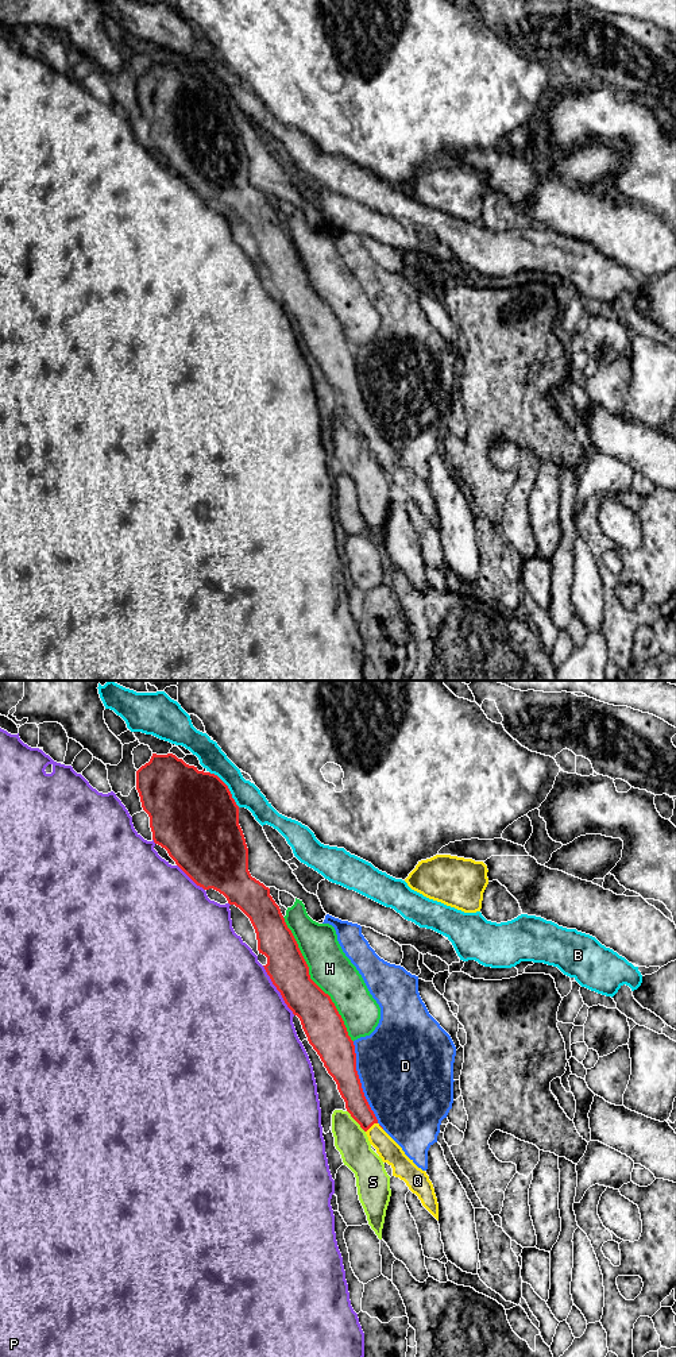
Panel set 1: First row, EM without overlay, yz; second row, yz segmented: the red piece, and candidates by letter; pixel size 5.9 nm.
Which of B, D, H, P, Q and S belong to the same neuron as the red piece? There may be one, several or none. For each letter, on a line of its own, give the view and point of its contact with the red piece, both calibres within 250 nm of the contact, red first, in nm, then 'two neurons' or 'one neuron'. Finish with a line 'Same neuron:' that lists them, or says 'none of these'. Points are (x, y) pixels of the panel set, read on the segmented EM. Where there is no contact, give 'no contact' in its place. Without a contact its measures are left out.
B: meets red in yz at (227, 787); 500 nm thick on the red side, 160 nm on the other; two neurons
D: meets red in yz at (360, 1084); 220 nm thick on the red side, 500 nm on the other; two neurons
H: meets red in yz at (311, 979); 240 nm thick on the red side, 240 nm on the other; two neurons
P: meets red in yz at (277, 989); 240 nm thick on the red side, 500 nm on the other; two neurons
Q: meets red in yz at (374, 1122); 140 nm thick on the red side, 140 nm on the other; one neuron
S: meets red in yz at (355, 1120); 140 nm thick on the red side, 190 nm on the other; two neurons
Same neuron: Q

